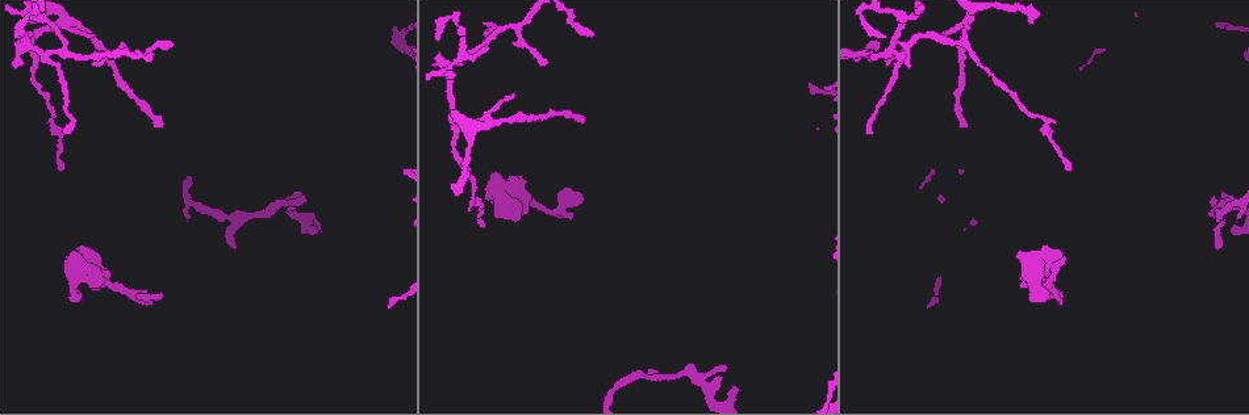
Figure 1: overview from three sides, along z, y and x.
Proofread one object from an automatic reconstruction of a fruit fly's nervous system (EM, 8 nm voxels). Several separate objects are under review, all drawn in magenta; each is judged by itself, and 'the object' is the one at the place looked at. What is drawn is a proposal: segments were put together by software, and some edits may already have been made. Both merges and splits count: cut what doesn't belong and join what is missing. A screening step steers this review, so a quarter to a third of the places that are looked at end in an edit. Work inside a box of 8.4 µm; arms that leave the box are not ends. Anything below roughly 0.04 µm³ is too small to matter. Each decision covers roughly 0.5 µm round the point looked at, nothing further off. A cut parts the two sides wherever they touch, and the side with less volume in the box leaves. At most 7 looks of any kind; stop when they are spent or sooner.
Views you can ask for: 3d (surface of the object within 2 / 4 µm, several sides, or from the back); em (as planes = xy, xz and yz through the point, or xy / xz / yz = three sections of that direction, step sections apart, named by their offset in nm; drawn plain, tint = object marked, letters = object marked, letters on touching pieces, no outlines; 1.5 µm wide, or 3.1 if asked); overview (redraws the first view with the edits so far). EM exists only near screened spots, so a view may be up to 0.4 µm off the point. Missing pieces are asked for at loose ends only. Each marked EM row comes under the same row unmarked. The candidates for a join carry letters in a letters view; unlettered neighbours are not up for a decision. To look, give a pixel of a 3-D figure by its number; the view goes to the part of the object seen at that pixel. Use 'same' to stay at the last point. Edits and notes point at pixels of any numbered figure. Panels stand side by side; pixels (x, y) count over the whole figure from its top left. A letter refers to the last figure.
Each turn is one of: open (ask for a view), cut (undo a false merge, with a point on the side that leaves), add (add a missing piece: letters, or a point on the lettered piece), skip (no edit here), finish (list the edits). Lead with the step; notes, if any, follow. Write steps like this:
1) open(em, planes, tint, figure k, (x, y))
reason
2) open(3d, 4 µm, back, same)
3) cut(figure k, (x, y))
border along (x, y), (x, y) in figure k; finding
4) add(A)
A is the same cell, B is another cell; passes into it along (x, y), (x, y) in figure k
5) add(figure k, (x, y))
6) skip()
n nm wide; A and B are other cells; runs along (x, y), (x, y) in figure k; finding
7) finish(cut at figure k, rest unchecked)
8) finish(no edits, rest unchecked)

open(3d, 4 µm, figure 1, (585, 120))
end of a long branch

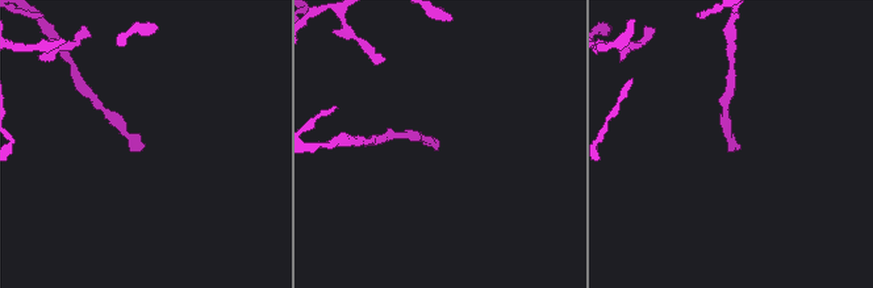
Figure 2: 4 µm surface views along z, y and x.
open(em, planes, letters, figure 2, (439, 143))
now the EM

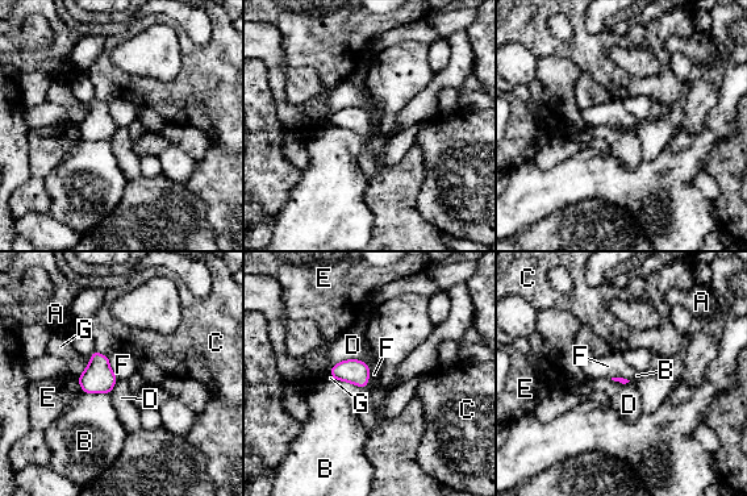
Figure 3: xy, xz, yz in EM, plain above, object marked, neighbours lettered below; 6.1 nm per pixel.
skip()
A, B, C, D, E, F and G are other cells; border along (108, 357), (108, 365), (117, 379) in figure 3; none of them fits

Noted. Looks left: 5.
open(3d, 4 µm, figure 1, (1048, 298))
free end

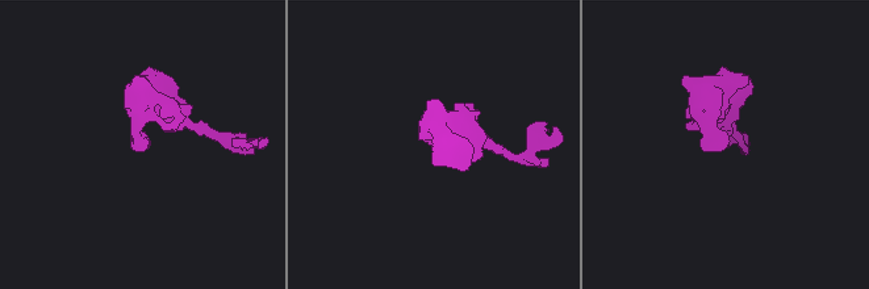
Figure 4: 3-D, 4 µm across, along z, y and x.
open(em, planes, letters, figure 4, (143, 144))
shape alone is not enough

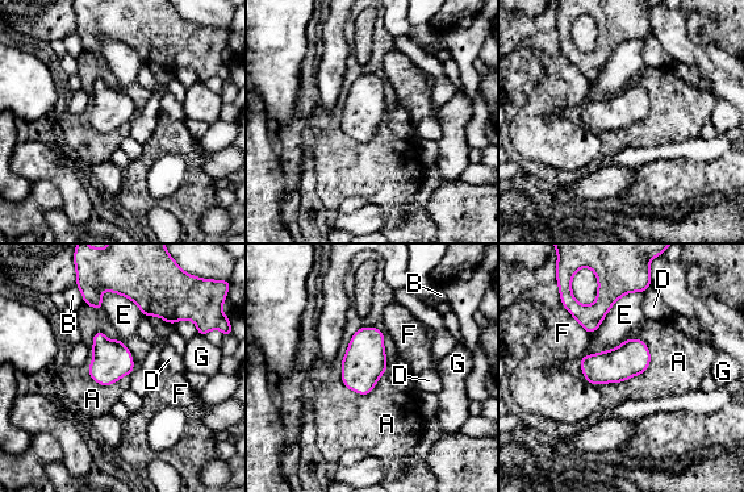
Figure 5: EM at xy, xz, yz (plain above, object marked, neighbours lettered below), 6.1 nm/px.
skip()
A, B, D, E, F and G are other cells; border along (352, 333), (342, 382), (367, 395) in figure 5; no lettered piece goes on from it

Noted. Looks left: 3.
open(em, 3.1 µm, planes, letters, figure 1, (1219, 248))

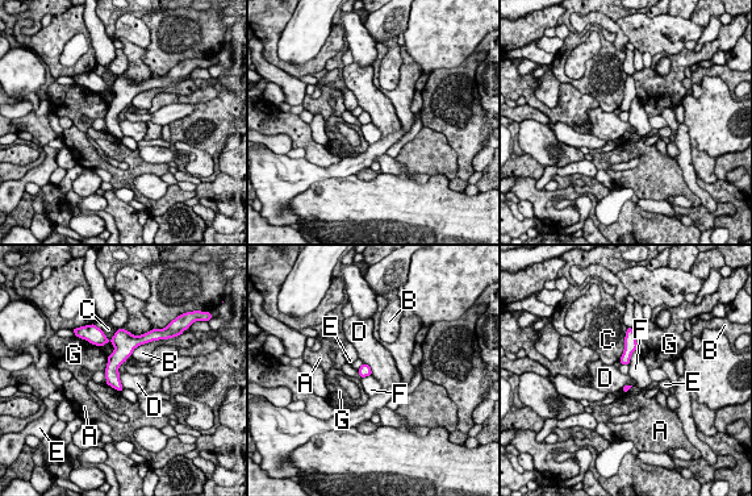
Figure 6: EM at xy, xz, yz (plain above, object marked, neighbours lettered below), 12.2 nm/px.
skip()
A, B, C, D, E, F and G are other cells; border along (105, 383), (120, 392) in figure 6; none of them fits

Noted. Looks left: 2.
finish(no edits, rest unchecked)

